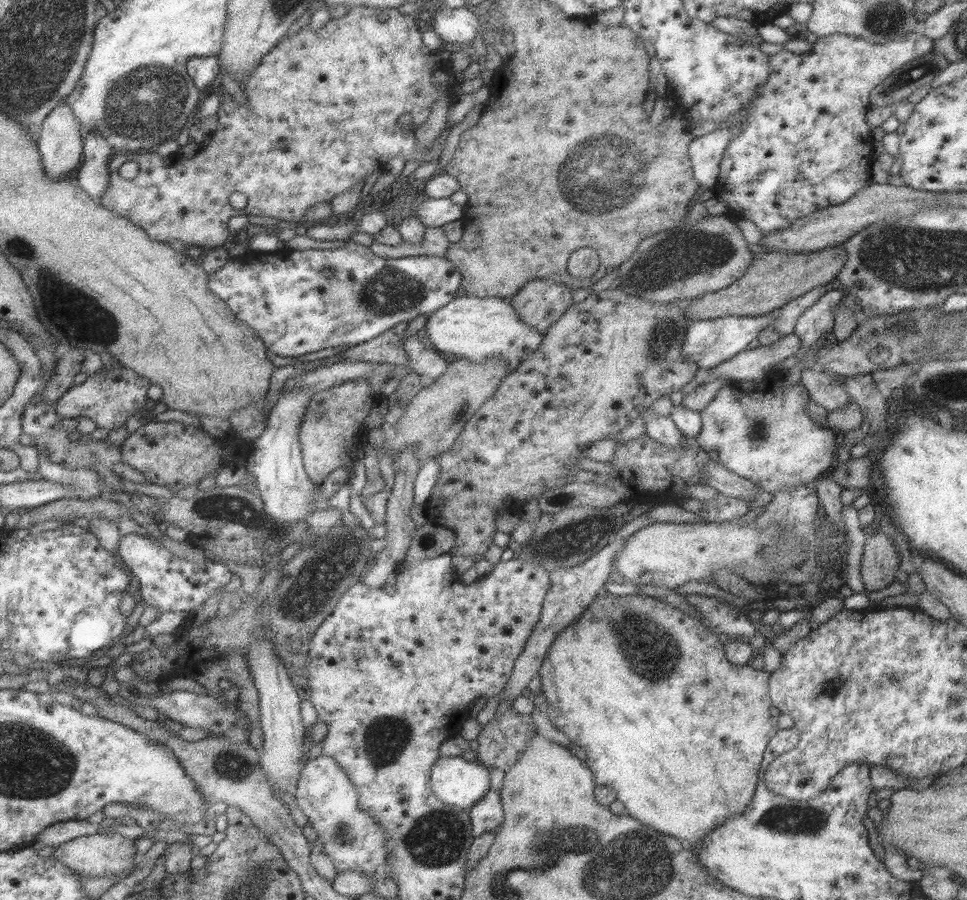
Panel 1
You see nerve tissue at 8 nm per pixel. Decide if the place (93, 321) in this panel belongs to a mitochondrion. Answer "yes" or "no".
yes

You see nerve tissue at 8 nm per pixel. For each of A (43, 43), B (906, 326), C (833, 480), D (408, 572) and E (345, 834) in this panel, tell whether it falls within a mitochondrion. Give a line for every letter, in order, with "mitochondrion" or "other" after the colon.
A: mitochondrion
B: mitochondrion
C: other
D: other
E: mitochondrion

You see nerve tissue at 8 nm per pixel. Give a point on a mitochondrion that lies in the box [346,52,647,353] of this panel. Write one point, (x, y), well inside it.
(392, 290)

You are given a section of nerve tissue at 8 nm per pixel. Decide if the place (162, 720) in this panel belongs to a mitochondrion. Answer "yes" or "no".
no

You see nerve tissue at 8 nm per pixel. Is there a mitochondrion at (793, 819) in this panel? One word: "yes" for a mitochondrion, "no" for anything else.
yes

